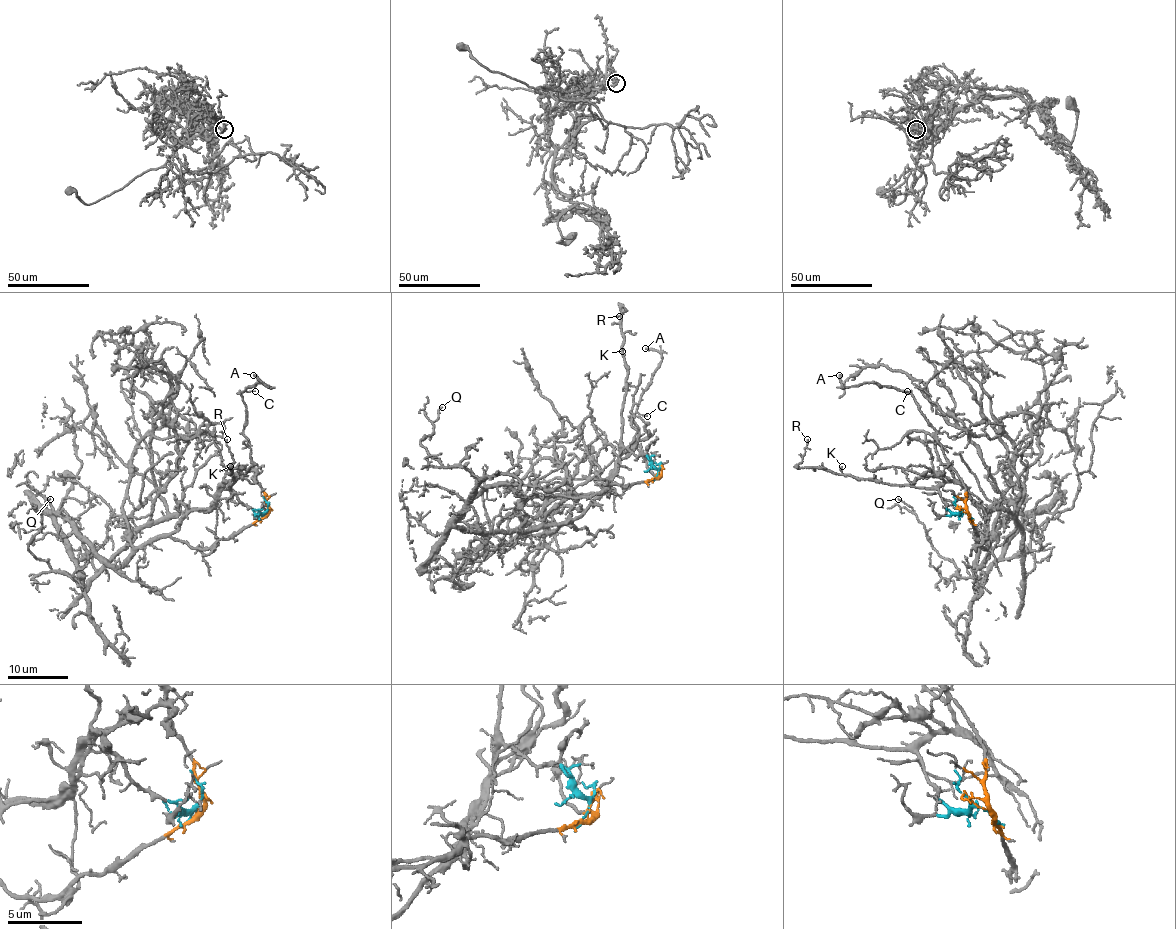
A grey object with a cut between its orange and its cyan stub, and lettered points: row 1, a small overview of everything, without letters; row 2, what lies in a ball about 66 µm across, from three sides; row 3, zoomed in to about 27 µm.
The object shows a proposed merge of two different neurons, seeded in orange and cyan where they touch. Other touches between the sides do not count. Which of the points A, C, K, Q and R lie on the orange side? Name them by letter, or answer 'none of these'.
A, C, Q

